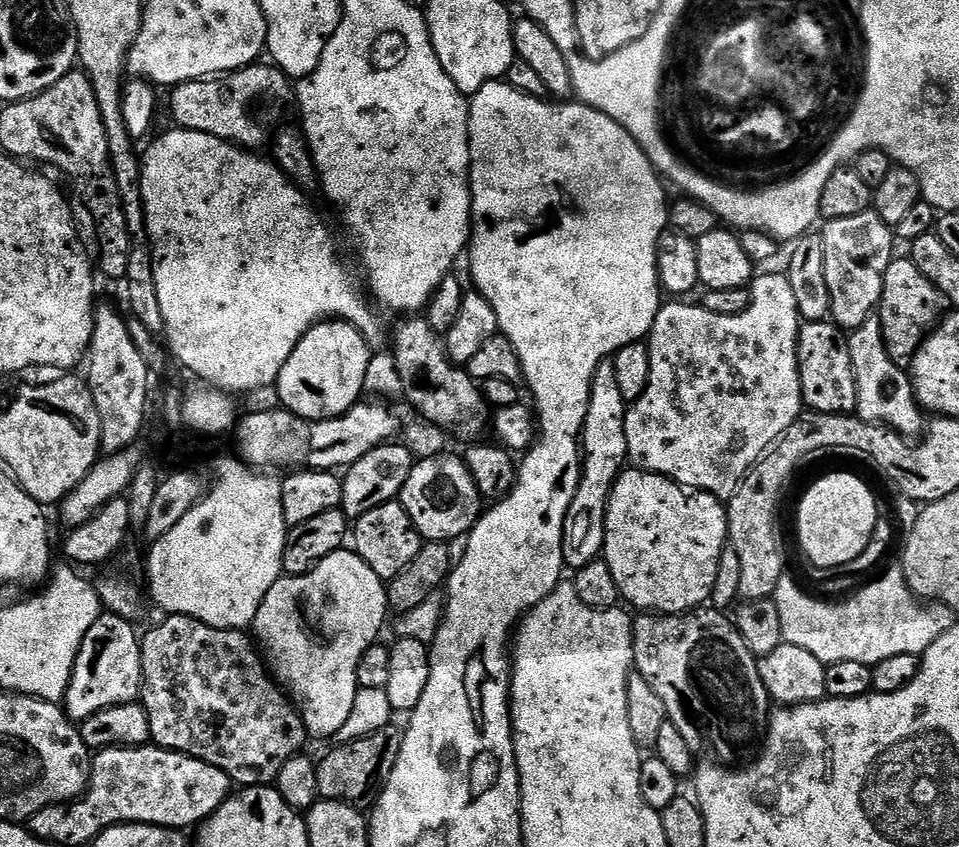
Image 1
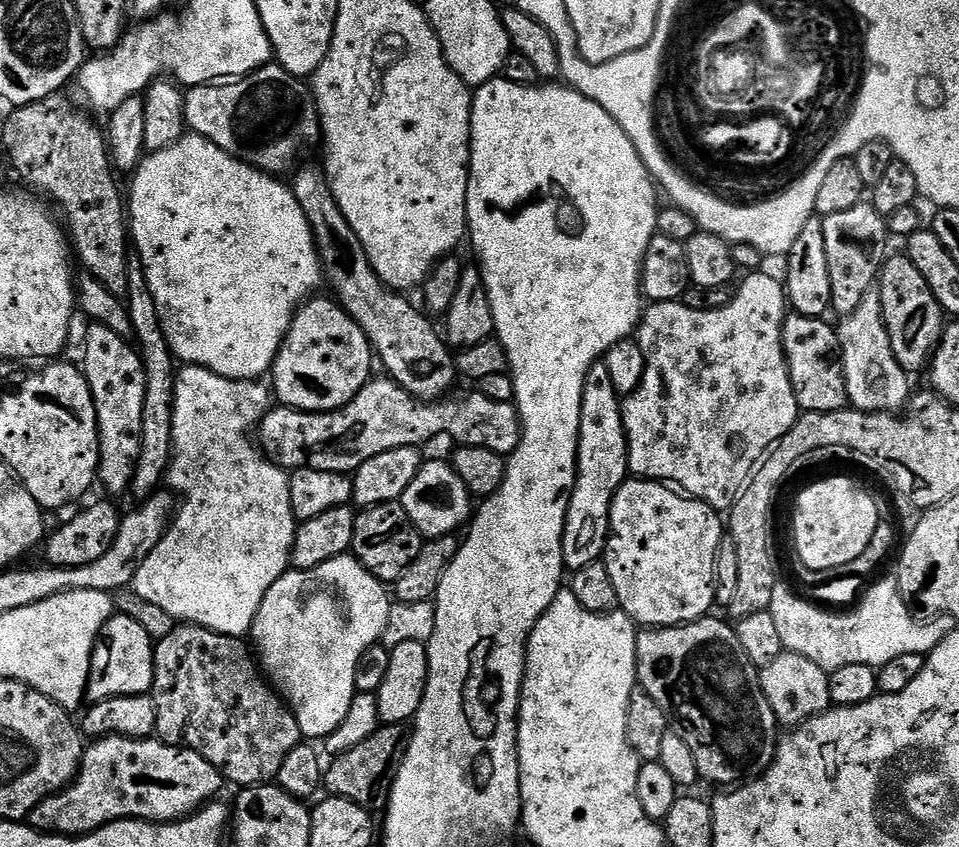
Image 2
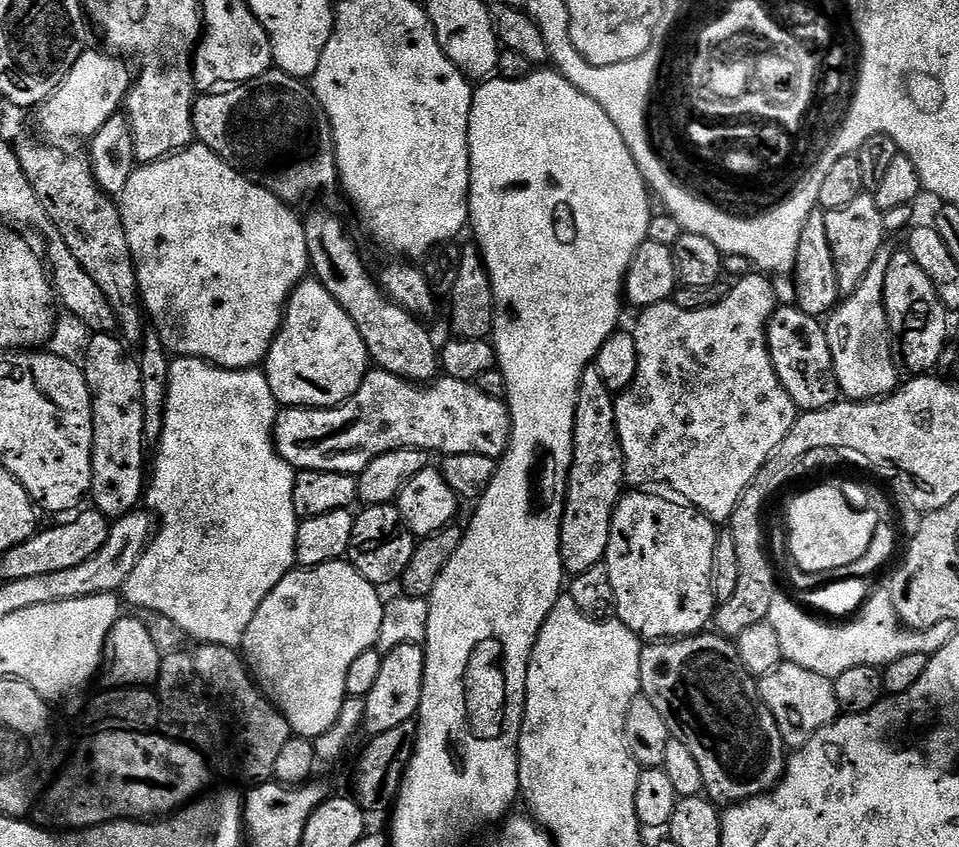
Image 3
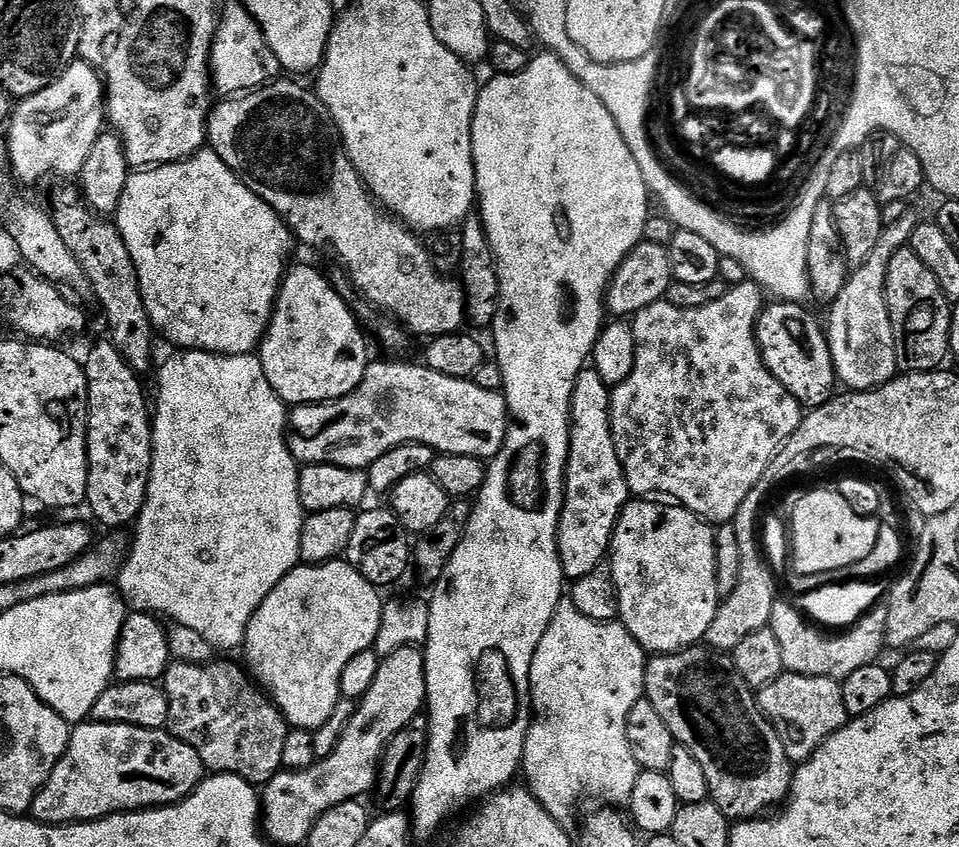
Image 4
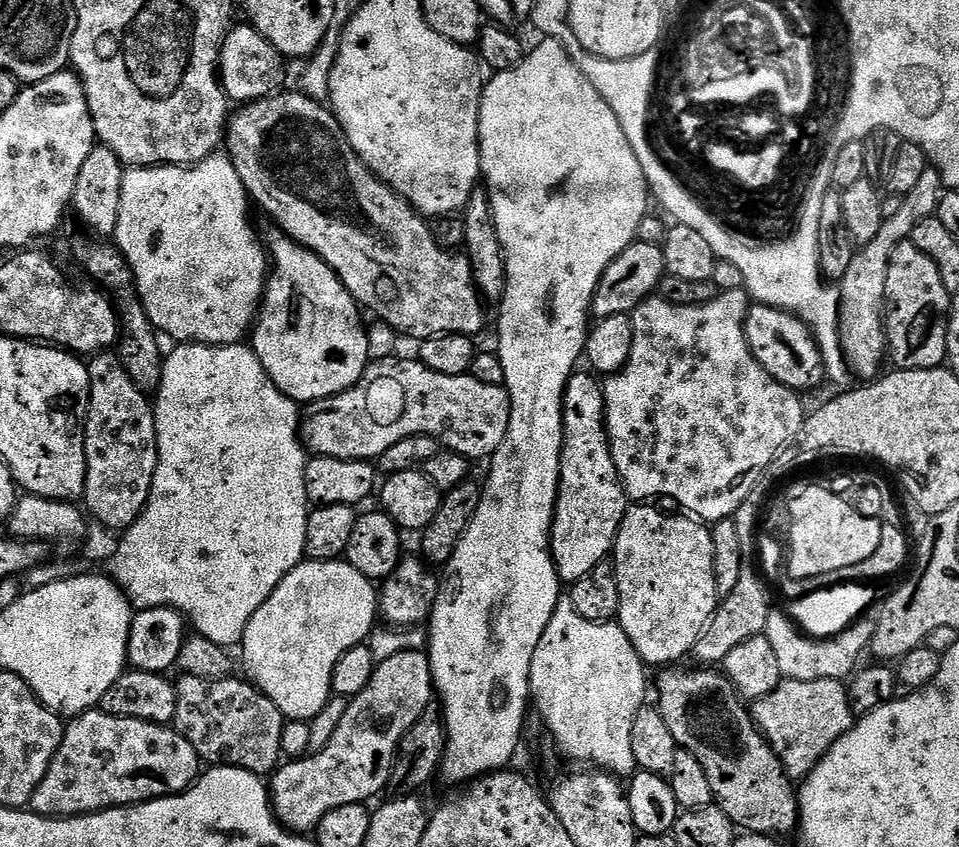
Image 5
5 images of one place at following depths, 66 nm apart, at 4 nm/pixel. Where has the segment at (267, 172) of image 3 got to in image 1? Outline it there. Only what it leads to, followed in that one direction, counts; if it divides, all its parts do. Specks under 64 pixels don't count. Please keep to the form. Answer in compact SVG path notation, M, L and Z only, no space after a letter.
M268 62L249 64L237 72L226 72L207 80L177 84L171 92L172 116L179 127L214 134L214 138L222 138L245 150L260 150L264 143L269 143L268 123L272 115L282 115L284 107L294 100L293 81Z

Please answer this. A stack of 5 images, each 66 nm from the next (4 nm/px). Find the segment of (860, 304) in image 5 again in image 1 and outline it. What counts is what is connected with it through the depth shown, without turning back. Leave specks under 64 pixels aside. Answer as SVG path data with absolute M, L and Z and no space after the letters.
M873 318L860 328L851 329L846 343L856 379L855 415L871 424L883 424L905 438L919 437L926 428L925 413L916 400L911 375L890 358L879 319Z

